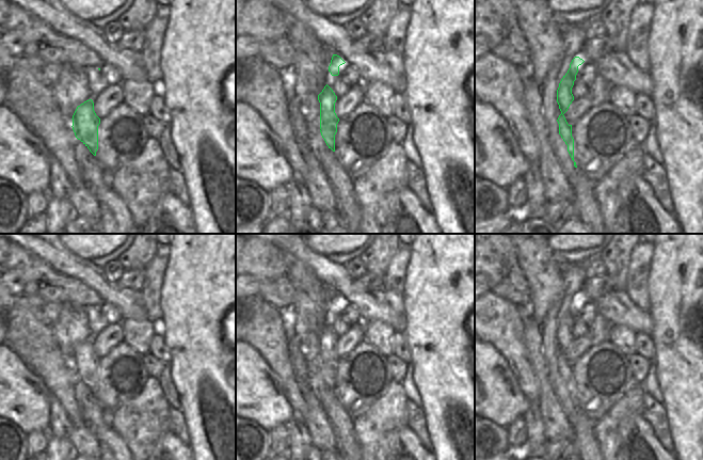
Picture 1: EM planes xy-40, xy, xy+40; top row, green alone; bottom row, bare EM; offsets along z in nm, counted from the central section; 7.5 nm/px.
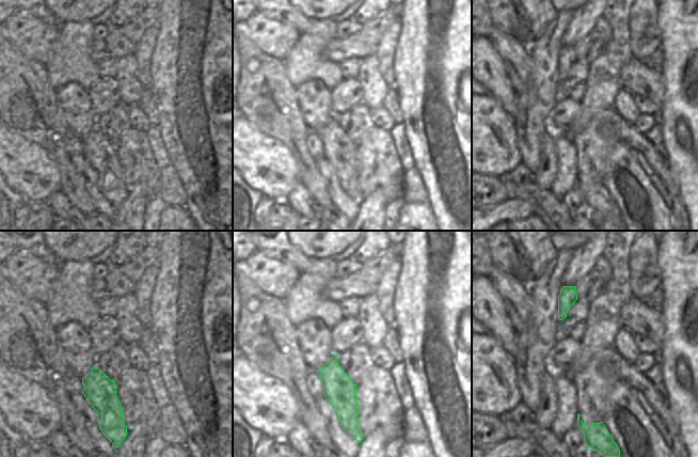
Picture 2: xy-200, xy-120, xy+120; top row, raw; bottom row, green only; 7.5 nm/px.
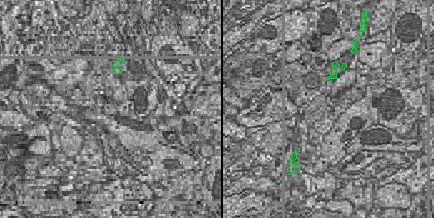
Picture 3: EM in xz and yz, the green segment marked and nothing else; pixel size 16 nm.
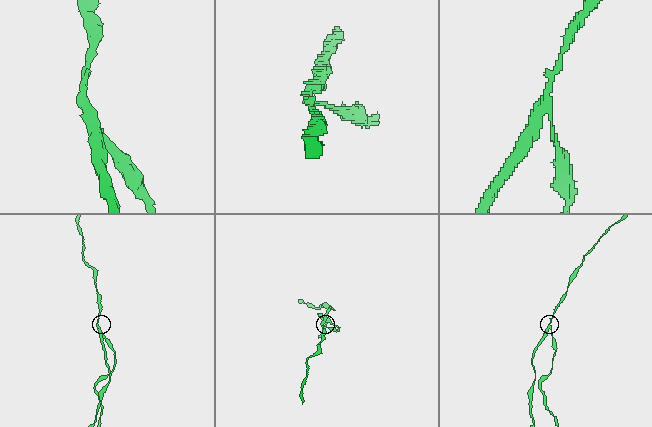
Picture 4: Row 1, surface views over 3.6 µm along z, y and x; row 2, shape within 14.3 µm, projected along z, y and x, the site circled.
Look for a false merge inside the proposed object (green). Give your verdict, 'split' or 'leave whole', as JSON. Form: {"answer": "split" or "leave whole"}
{"answer": "split"}

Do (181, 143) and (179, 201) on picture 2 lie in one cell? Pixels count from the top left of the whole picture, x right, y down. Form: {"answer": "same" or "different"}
{"answer": "different"}

